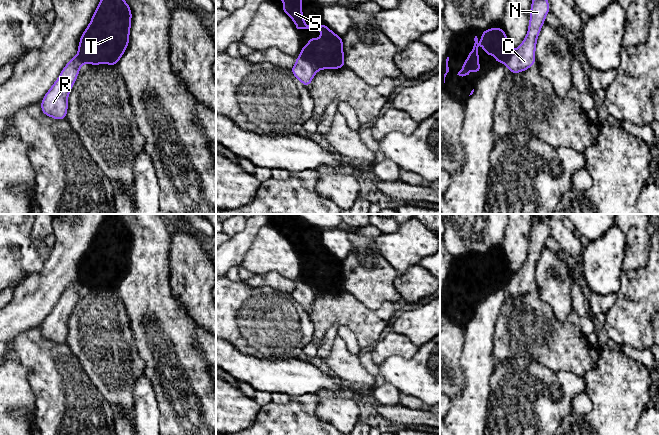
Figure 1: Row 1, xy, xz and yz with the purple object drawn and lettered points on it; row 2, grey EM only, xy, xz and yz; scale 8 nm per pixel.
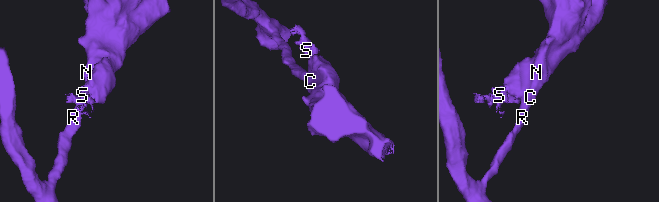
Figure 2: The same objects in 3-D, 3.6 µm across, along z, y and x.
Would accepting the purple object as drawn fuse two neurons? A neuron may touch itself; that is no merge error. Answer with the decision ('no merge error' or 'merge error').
merge error

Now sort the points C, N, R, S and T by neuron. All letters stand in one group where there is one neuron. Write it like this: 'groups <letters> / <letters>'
groups C N R / S T

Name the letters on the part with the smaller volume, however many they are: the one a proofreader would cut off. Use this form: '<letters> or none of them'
S, T

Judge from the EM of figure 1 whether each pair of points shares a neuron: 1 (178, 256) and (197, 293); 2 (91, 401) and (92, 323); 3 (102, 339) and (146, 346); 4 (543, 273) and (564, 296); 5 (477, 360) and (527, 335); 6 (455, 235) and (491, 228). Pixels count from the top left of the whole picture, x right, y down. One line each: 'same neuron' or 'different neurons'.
1: same neuron
2: different neurons
3: different neurons
4: same neuron
5: different neurons
6: same neuron

